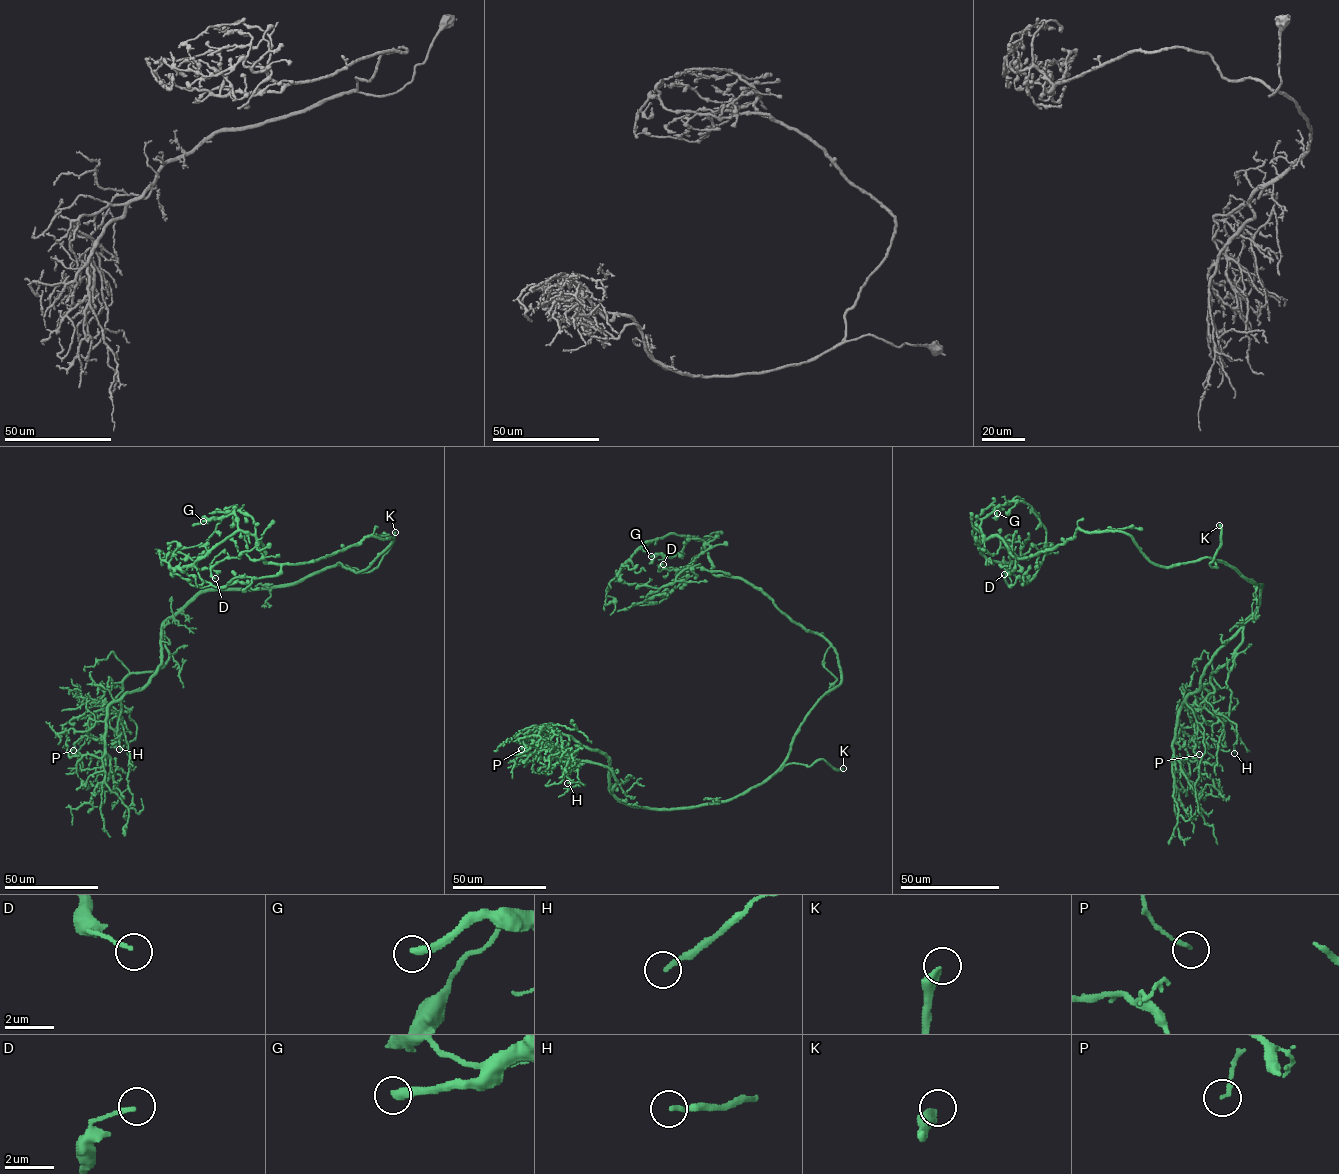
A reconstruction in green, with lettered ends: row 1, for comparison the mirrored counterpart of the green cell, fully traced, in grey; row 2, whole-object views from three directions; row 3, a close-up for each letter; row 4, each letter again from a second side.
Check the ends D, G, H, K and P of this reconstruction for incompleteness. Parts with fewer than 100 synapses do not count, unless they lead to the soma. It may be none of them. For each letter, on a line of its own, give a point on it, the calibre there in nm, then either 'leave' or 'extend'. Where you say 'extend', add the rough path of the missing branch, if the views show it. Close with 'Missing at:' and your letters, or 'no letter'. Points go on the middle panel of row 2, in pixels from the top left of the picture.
D: place (663, 564); calibre 160 nm; leave
G: place (651, 556); calibre 360 nm; extend; course (651, 556), (645, 555), (647, 552), (646, 570), (638, 569)
H: place (567, 783); calibre 180 nm; leave
K: place (843, 768); calibre 360 nm; extend
P: place (521, 749); calibre 160 nm; leave
Missing at: G, K

